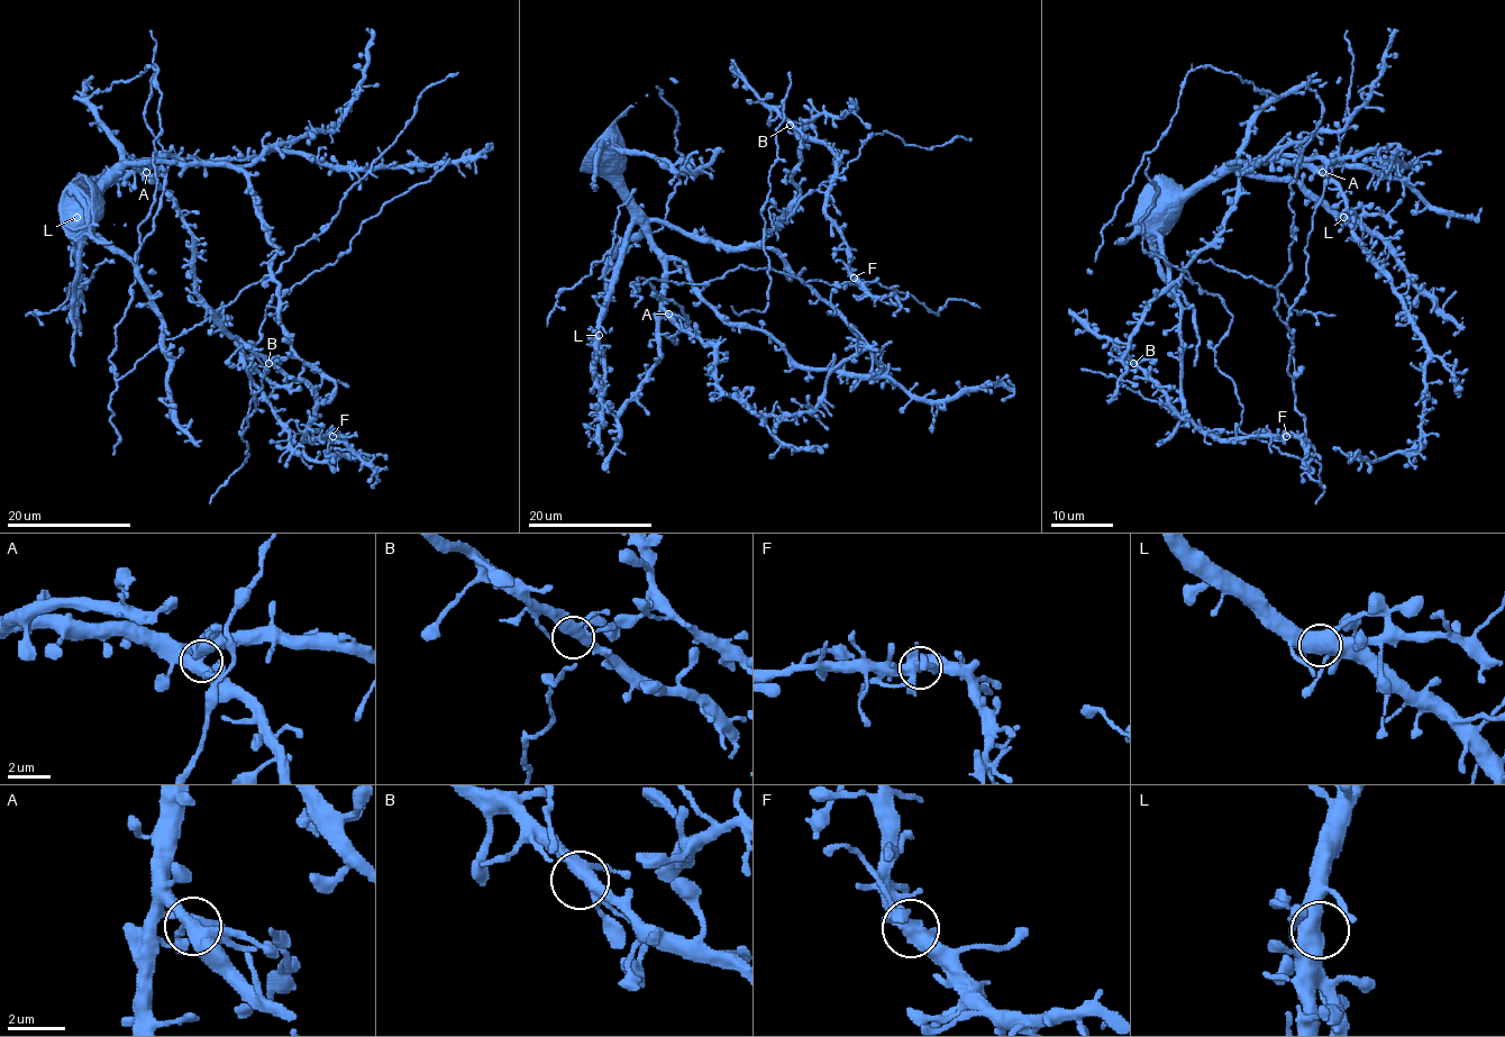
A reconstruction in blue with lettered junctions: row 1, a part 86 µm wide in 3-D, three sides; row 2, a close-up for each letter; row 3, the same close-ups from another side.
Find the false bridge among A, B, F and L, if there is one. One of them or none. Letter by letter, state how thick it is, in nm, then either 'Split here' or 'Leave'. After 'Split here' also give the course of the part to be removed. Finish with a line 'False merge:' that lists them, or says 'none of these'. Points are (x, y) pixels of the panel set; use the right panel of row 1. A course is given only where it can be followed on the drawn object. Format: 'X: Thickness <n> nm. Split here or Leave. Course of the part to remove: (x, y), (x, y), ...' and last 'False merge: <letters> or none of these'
A: Thickness 400 nm. Leave
B: Thickness 360 nm. Leave
F: Thickness 440 nm. Leave
L: Thickness 480 nm. Leave
False merge: none of these

